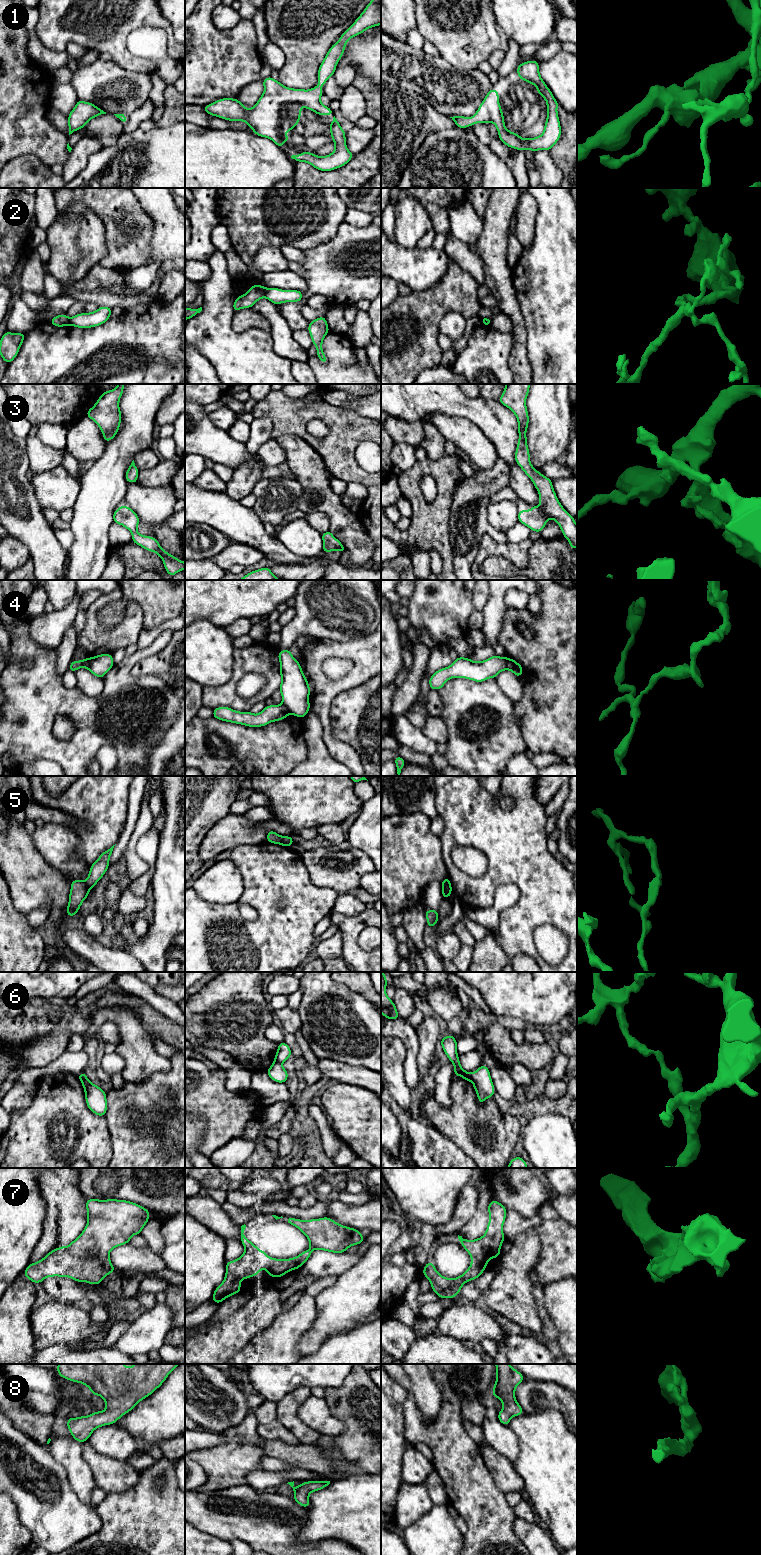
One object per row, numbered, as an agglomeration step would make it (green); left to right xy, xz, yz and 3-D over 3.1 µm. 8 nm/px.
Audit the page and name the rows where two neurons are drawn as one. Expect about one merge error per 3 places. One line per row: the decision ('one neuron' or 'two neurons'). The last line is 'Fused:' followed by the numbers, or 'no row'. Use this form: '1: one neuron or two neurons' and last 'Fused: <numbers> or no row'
1: one neuron
2: two neurons
3: one neuron
4: two neurons
5: two neurons
6: two neurons
7: one neuron
8: one neuron
Fused: 2, 4, 5, 6

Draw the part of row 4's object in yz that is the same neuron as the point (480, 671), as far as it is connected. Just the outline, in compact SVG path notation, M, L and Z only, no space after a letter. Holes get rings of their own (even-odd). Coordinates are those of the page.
M459 656L450 666L437 670L429 678L430 690L440 690L444 684L451 678L466 678L475 682L483 682L489 678L495 678L497 675L508 669L508 657L492 657L475 662L471 659Z

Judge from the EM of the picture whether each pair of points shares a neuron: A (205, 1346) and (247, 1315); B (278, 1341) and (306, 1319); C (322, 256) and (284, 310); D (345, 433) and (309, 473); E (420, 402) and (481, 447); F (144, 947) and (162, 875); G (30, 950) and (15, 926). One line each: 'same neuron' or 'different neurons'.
A: same neuron
B: same neuron
C: same neuron
D: different neurons
E: different neurons
F: same neuron
G: same neuron

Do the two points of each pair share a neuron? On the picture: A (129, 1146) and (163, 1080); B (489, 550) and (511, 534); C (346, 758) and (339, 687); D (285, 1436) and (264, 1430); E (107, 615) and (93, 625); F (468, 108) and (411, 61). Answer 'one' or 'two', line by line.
A: one
B: two
C: one
D: one
E: two
F: one

